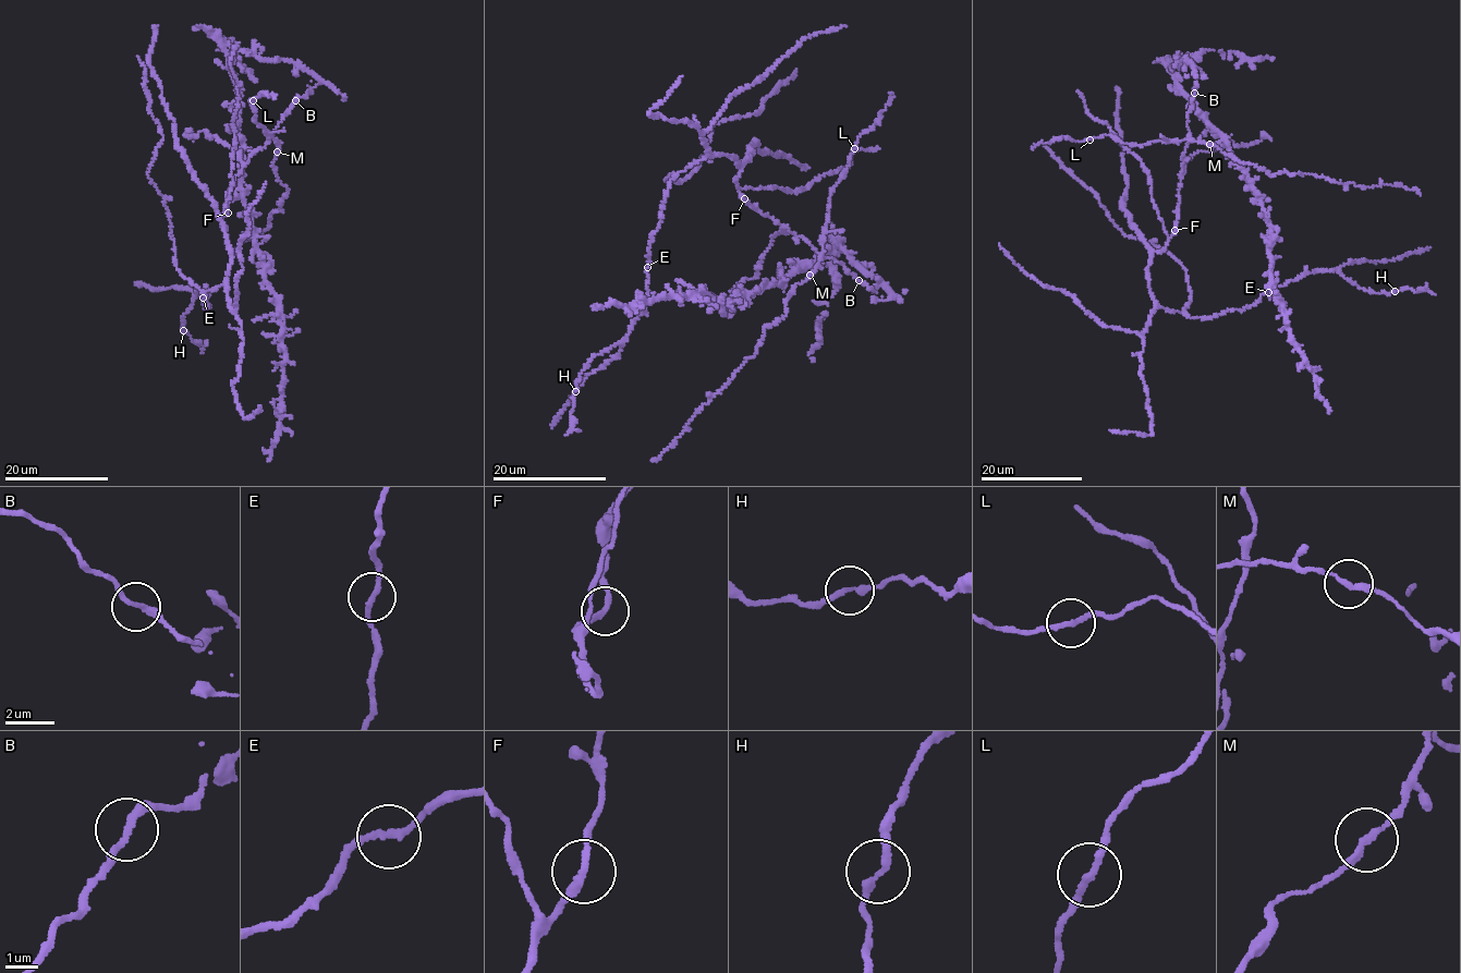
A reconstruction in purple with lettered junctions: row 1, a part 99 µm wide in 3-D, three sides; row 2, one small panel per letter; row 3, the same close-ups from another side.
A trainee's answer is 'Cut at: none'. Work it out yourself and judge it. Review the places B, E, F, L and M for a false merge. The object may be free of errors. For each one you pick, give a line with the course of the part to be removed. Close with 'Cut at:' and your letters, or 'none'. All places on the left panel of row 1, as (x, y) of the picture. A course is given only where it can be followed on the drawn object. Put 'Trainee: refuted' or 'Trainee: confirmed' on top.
Trainee: confirmed
Cut at: none

